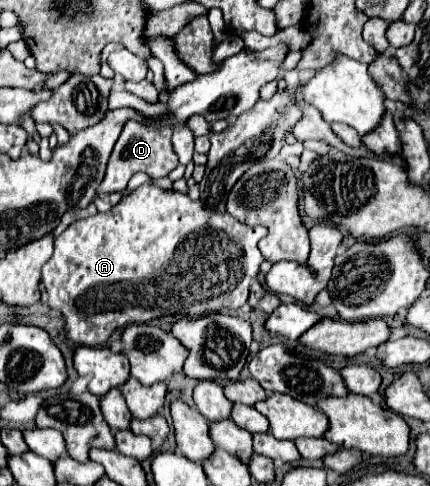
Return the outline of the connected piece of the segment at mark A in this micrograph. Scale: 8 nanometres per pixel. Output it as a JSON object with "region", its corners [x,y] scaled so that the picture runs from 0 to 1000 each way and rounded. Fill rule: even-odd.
{"region":[[[321,383],[316,391],[307,391],[302,399],[284,403],[284,412],[256,432],[256,436],[228,436],[223,444],[209,449],[191,449],[167,457],[130,494],[126,494],[126,523],[121,531],[98,547],[98,580],[107,588],[112,601],[112,630],[144,642],[149,654],[149,687],[158,700],[167,700],[172,708],[186,712],[237,712],[251,704],[251,695],[288,671],[302,667],[335,667],[349,663],[358,654],[372,650],[391,650],[391,646],[409,646],[409,650],[437,650],[437,654],[460,654],[488,642],[535,642],[535,638],[553,638],[558,630],[572,626],[577,617],[577,593],[586,584],[586,576],[600,564],[600,551],[609,543],[609,523],[600,514],[600,494],[609,486],[619,486],[619,469],[614,465],[567,465],[553,453],[544,453],[530,440],[488,440],[484,432],[474,432],[474,424],[465,416],[447,416],[433,399],[405,395],[405,391],[377,391],[367,383]]]}

